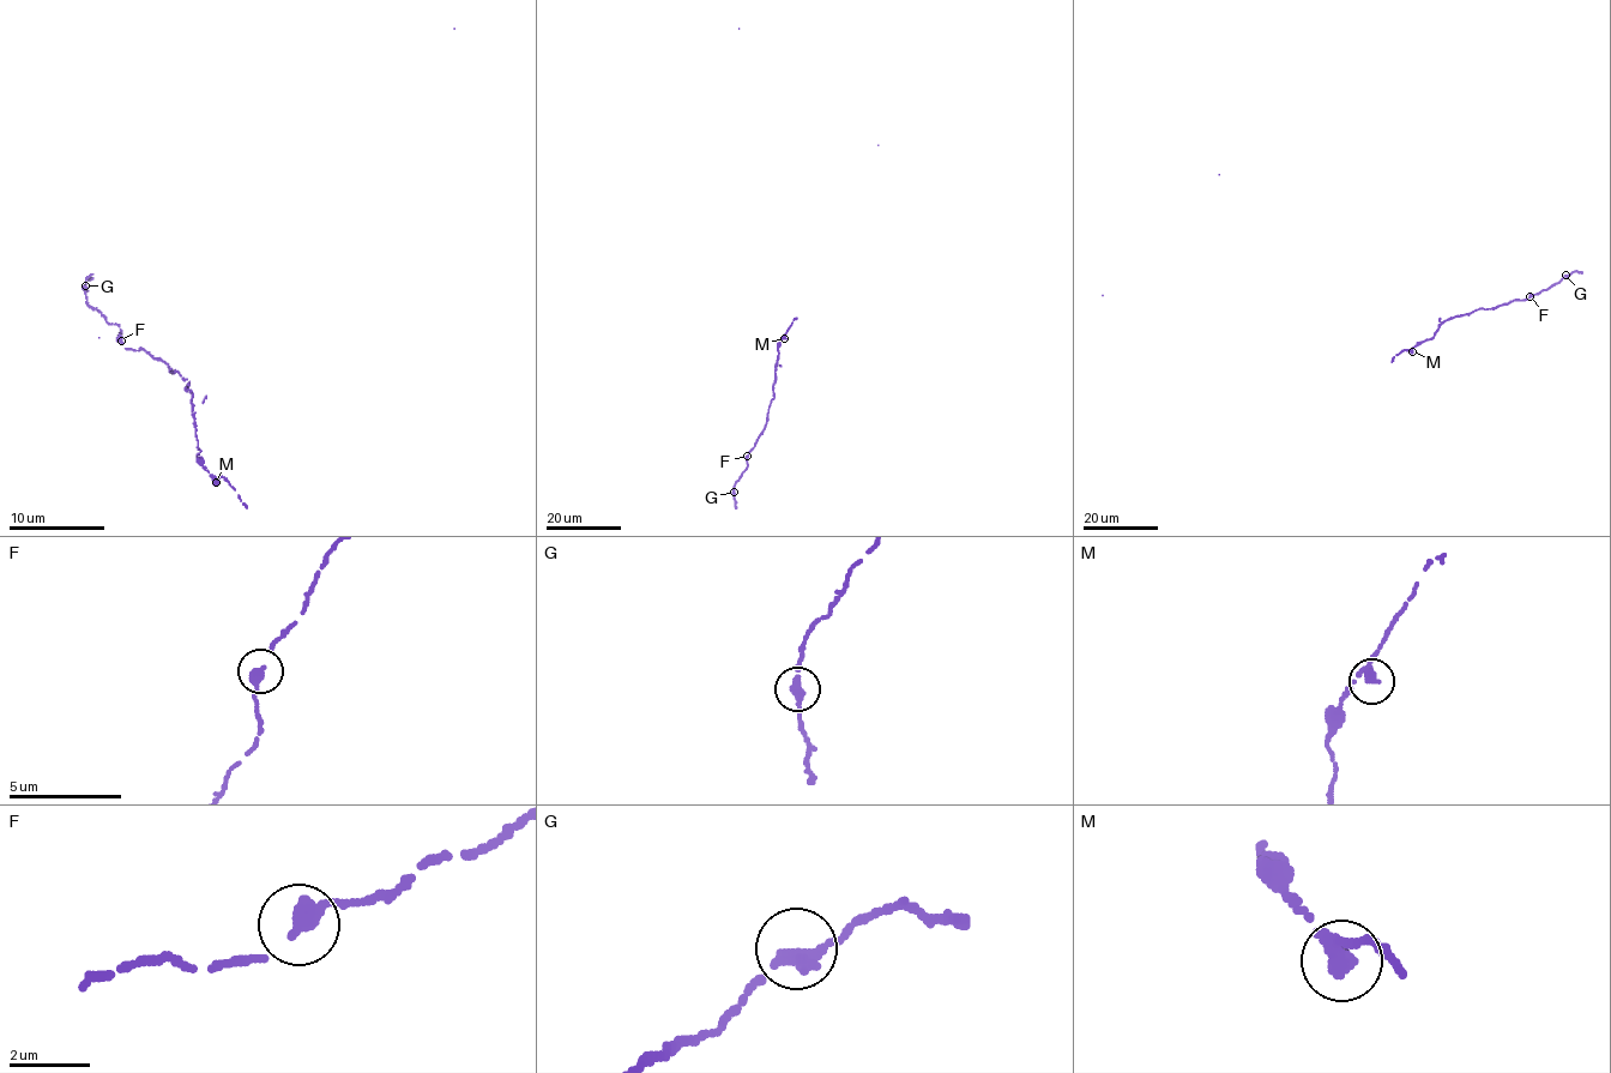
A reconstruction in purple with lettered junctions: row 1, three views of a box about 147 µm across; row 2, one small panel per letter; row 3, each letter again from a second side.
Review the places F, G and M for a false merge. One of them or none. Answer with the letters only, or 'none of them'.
none of them

